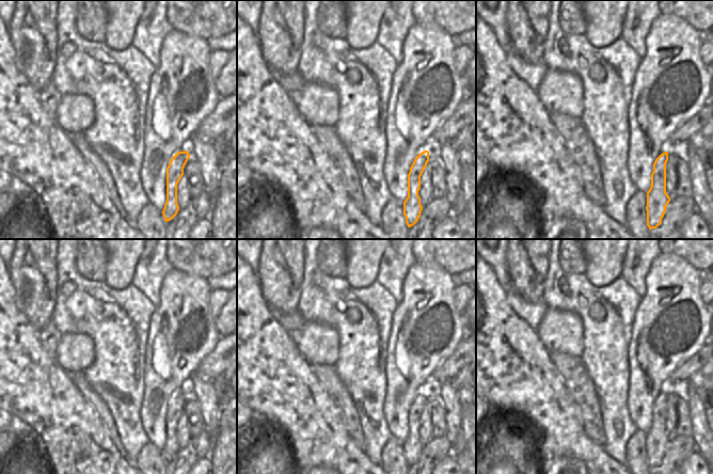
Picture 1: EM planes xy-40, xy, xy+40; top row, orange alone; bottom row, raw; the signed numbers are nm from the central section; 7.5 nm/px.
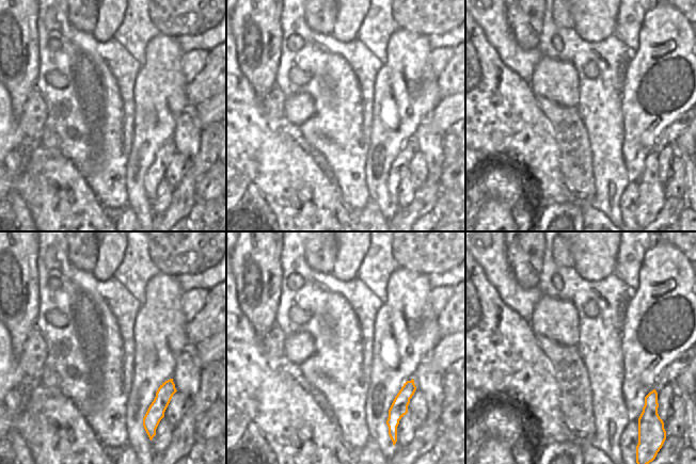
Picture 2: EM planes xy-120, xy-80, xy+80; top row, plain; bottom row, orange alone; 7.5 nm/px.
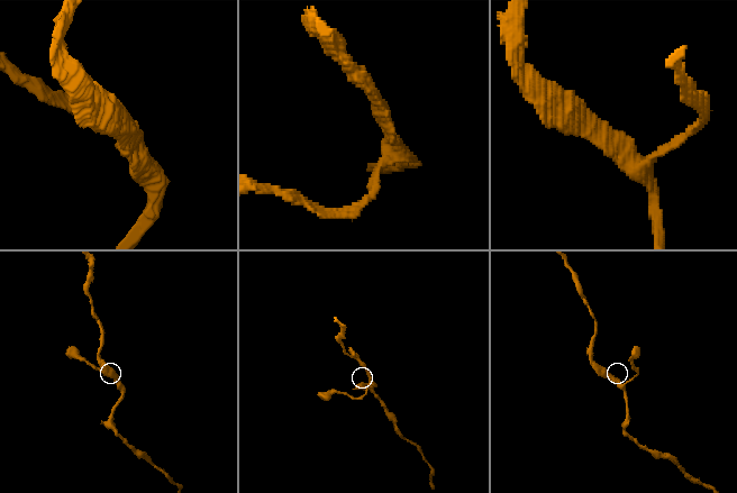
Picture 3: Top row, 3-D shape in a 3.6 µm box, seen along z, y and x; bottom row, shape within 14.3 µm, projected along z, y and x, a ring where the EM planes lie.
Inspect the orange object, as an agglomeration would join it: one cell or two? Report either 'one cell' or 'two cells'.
one cell

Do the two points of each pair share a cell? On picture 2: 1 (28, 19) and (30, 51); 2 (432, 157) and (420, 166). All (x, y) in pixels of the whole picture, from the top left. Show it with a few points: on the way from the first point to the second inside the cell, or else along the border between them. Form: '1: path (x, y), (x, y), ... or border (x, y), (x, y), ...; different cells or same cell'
1: path (28, 27), (29, 44); same cell
2: border (416, 149), (422, 154), (426, 162), (427, 173); different cells

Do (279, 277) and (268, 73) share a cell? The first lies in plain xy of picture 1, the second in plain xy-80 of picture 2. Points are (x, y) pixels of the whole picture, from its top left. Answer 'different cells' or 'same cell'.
same cell

